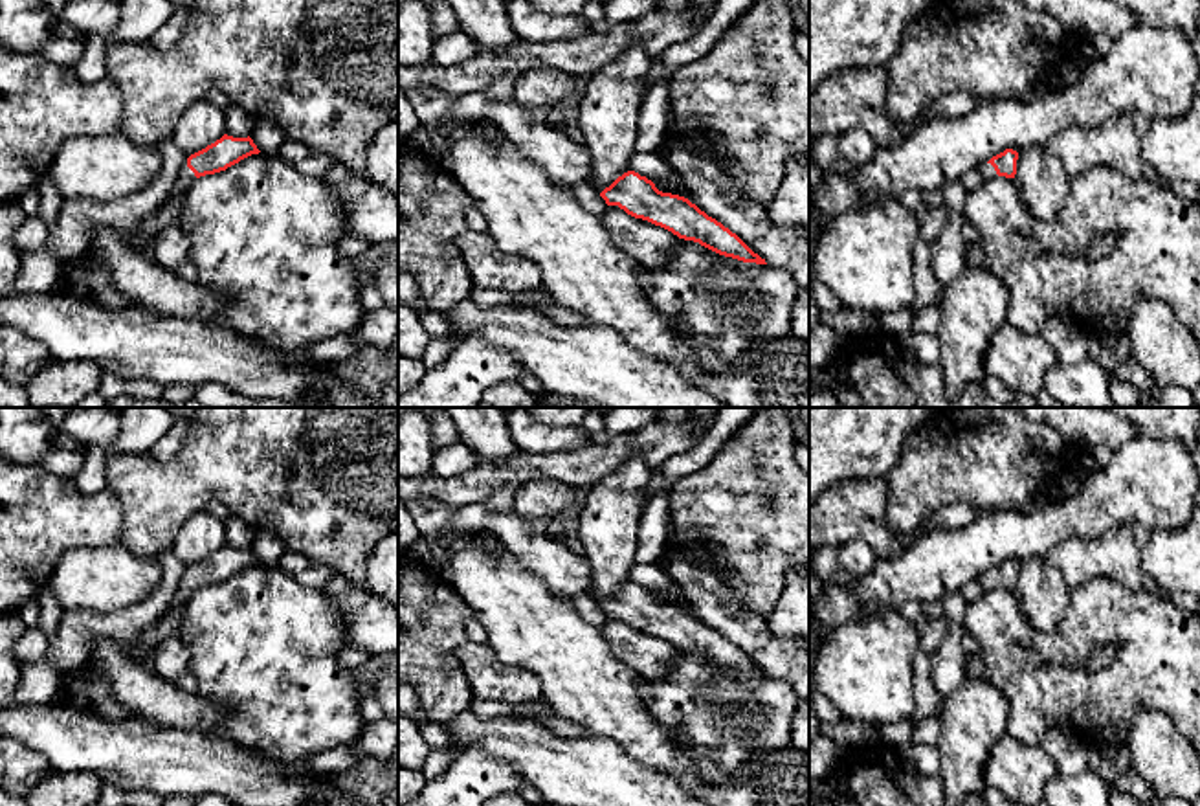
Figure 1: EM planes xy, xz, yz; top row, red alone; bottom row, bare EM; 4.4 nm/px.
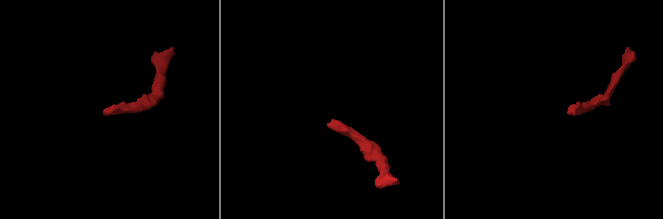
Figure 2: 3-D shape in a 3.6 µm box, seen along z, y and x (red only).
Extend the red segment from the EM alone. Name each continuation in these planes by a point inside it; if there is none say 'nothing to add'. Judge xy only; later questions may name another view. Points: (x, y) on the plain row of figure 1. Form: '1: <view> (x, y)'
1: xy (188, 586)

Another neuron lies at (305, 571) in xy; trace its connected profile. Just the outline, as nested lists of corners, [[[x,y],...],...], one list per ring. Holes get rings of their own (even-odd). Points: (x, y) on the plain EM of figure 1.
[[[286,551],[279,558],[277,567],[290,575],[297,584],[316,589],[325,589],[328,580],[336,577],[330,567],[316,564],[305,554],[294,551]]]

